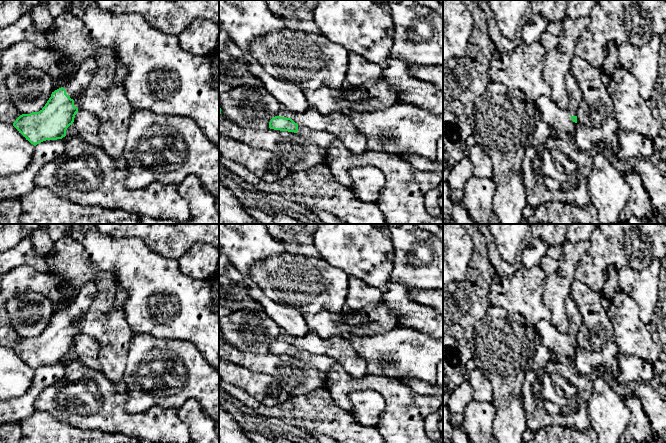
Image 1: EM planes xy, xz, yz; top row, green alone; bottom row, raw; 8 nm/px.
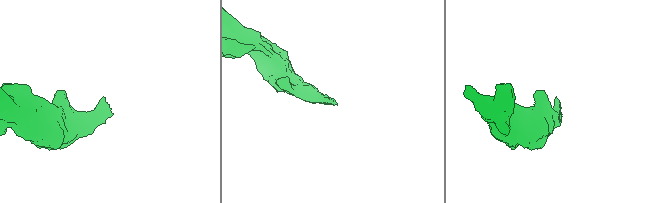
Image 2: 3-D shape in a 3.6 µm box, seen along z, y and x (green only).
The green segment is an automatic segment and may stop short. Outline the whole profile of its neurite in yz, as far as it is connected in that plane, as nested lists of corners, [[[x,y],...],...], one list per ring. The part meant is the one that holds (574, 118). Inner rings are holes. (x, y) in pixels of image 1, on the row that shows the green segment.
[[[570,68],[565,77],[565,85],[569,99],[569,105],[567,109],[571,115],[571,120],[577,123],[577,109],[582,102],[582,93]]]

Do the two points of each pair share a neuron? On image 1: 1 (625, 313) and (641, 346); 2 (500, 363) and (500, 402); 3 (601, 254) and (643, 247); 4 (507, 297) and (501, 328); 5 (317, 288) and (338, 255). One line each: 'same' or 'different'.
1: same
2: same
3: same
4: different
5: different

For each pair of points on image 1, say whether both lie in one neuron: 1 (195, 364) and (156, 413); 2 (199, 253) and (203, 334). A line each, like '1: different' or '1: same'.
1: different
2: different

